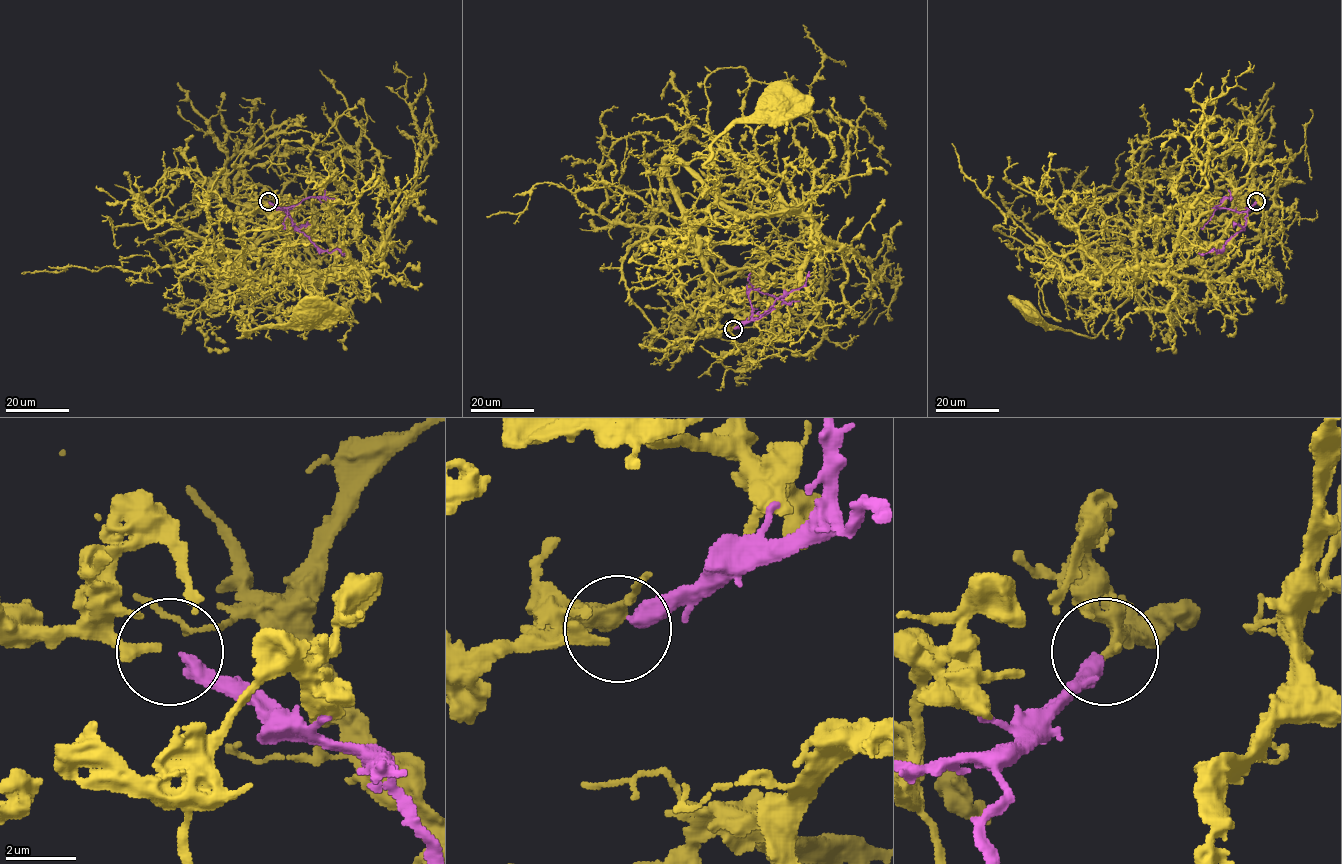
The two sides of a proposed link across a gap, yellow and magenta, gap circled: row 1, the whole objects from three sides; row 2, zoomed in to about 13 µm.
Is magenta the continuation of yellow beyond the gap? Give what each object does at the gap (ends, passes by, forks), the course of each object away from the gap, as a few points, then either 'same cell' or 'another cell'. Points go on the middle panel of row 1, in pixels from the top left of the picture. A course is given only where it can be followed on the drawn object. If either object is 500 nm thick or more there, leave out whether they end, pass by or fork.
yellow ends there; magenta ends there; yellow runs (732, 330), (710, 335), (708, 271), (686, 224), (768, 216), (723, 199), (704, 166), (734, 124), (779, 101); magenta runs (734, 328), (757, 319), (776, 299), (798, 289), (809, 271); another cell

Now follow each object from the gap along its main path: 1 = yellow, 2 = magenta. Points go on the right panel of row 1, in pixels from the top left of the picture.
1: (1257, 201), (1191, 261), (1143, 256), (1143, 276), (1095, 336), (1028, 311)
2: (1255, 201), (1247, 212), (1246, 224), (1226, 241), (1222, 249), (1198, 253)

